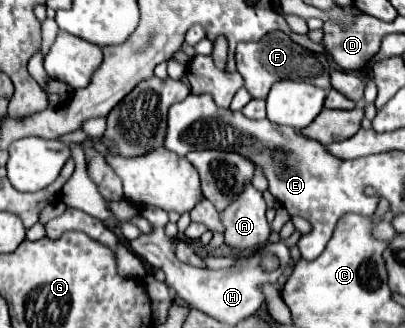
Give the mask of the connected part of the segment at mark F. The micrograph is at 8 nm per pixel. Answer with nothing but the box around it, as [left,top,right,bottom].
[236,31,330,99]

